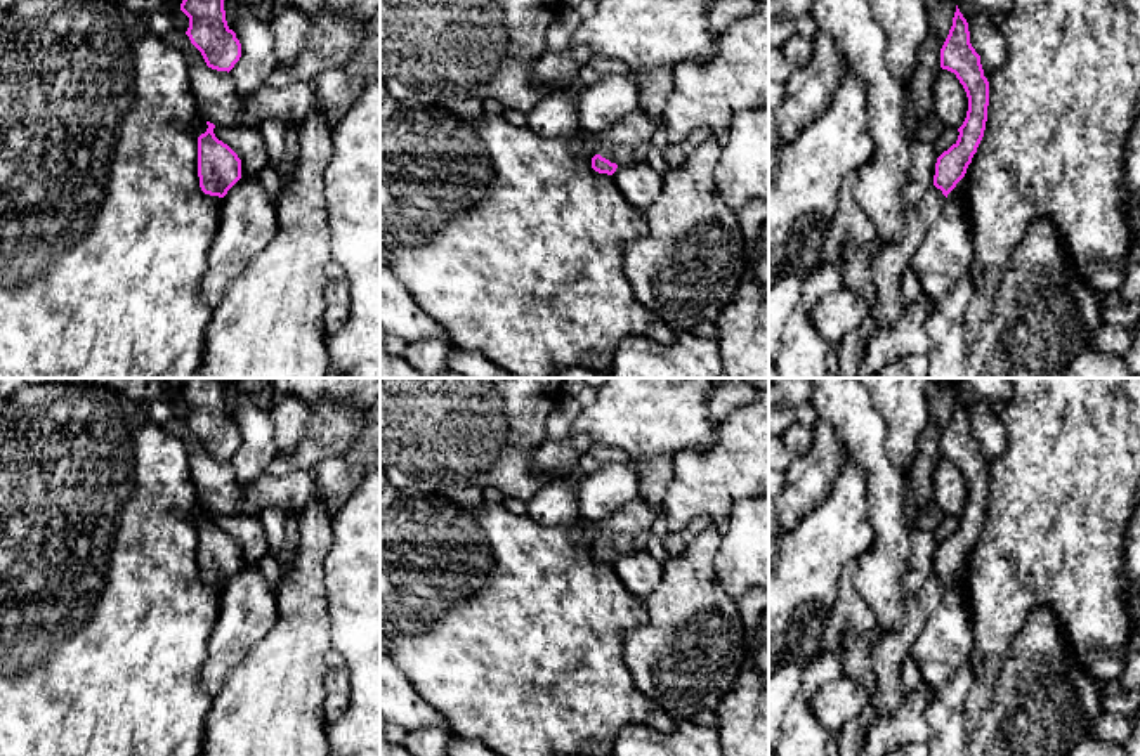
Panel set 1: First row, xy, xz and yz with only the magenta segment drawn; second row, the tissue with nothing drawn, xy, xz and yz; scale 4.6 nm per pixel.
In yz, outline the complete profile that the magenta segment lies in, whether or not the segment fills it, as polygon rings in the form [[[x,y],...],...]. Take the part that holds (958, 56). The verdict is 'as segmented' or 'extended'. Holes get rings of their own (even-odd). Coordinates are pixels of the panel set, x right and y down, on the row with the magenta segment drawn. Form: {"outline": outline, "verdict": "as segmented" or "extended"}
{"outline": [[[956,5],[953,26],[940,49],[940,68],[956,75],[968,97],[968,111],[958,128],[958,140],[935,163],[934,187],[906,212],[902,236],[885,244],[873,258],[875,331],[894,328],[906,312],[901,281],[928,231],[940,218],[947,194],[965,177],[984,137],[989,106],[989,81],[980,55],[970,43],[968,23]]], "verdict": "extended"}

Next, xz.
{"outline": [[[604,146],[592,158],[592,168],[599,173],[613,175],[618,166],[635,161],[633,146]]], "verdict": "extended"}

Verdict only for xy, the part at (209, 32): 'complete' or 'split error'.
complete

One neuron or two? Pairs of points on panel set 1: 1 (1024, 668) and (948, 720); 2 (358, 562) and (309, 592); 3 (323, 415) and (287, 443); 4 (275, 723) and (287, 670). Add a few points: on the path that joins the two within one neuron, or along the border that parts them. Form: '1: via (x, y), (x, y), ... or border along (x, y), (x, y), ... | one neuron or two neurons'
1: via (1019, 692), (984, 727), (972, 727) | one neuron
2: border along (334, 543), (325, 560), (325, 597), (330, 623) | two neurons
3: border along (307, 404), (309, 417), (304, 436), (290, 456) | two neurons
4: via (275, 710), (275, 694), (280, 684) | one neuron

